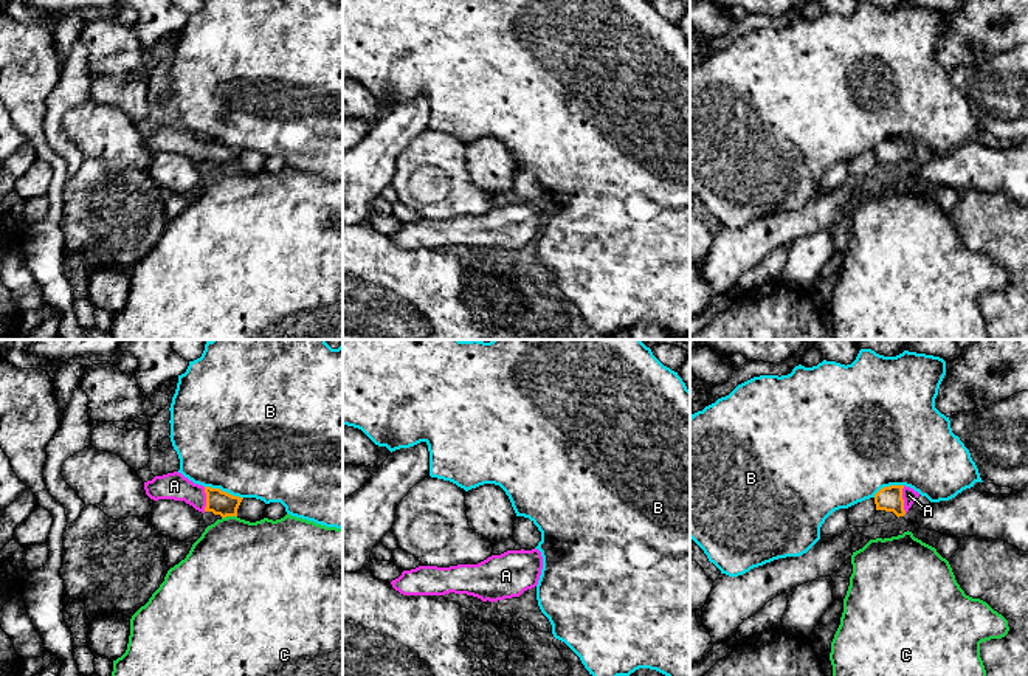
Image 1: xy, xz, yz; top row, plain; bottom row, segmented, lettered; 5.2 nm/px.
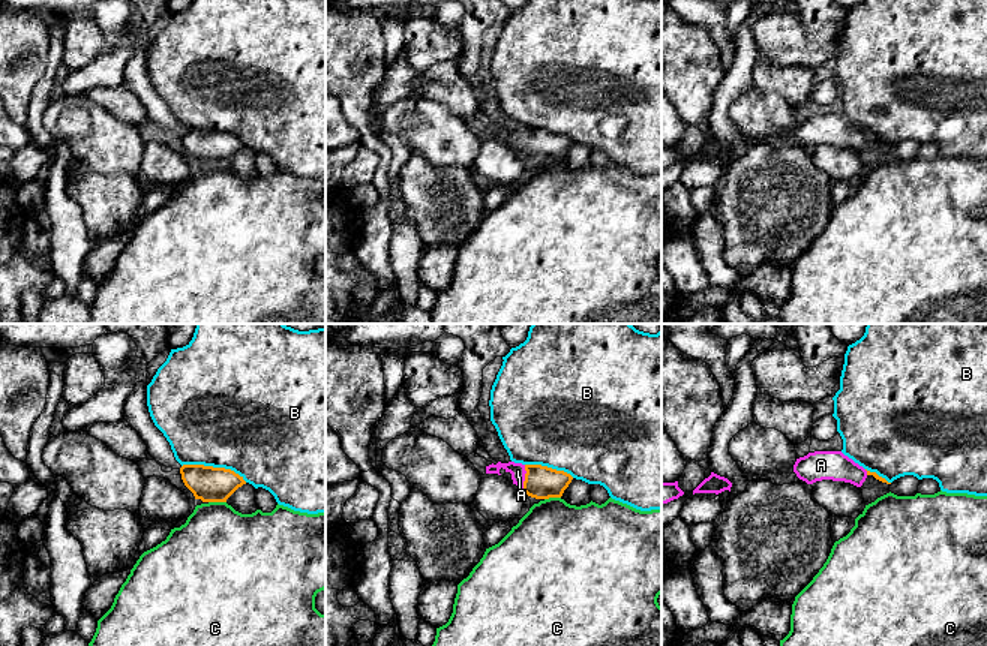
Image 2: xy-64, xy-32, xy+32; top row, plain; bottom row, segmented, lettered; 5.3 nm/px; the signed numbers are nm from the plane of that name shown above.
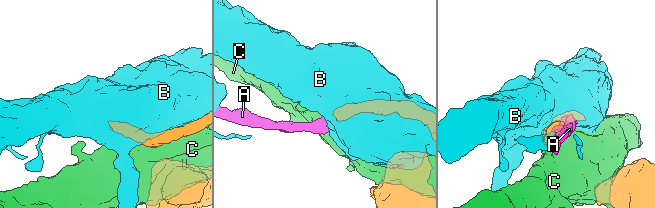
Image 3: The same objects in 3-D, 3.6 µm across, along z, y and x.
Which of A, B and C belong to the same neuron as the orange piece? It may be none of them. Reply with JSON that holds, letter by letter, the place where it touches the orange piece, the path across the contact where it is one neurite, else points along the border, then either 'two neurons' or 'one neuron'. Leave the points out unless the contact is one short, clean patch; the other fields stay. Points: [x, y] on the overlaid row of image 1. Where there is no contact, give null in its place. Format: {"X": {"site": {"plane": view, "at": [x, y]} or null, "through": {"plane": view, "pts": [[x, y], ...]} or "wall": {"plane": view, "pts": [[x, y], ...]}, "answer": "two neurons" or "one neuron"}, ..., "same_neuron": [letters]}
{"A": {"site": {"plane": "yz", "at": [903, 500]}, "through": {"plane": "yz", "pts": [[889, 498], [903, 500], [909, 495]]}, "answer": "one neuron"}, "B": {"site": {"plane": "xy", "at": [224, 492]}, "answer": "two neurons"}, "C": {"site": {"plane": "xy", "at": [228, 515]}, "answer": "two neurons"}, "same_neuron": ["A"]}

